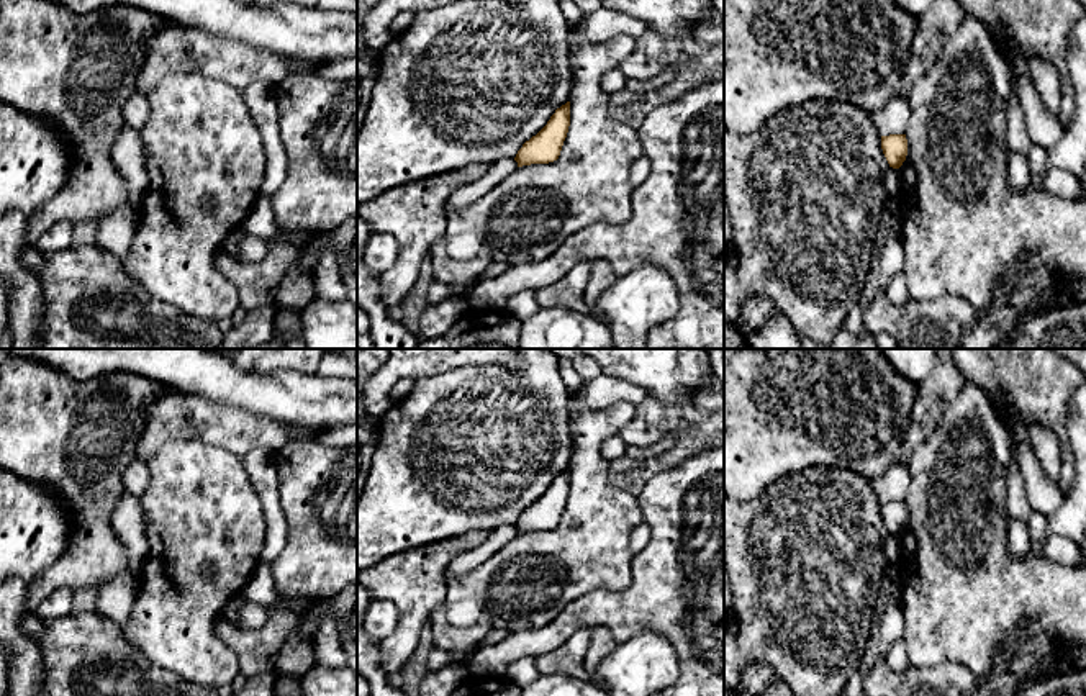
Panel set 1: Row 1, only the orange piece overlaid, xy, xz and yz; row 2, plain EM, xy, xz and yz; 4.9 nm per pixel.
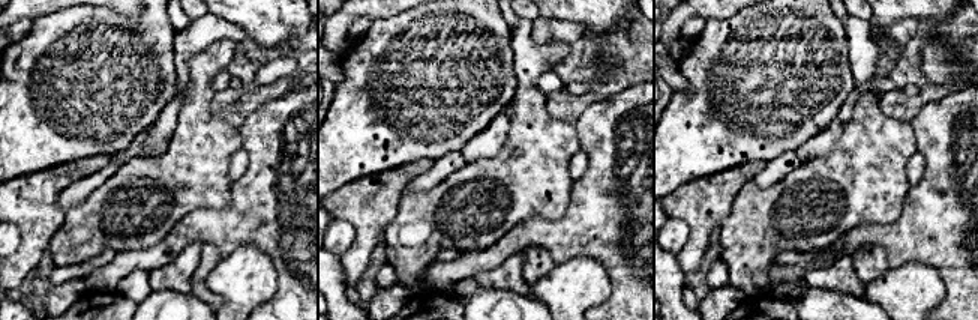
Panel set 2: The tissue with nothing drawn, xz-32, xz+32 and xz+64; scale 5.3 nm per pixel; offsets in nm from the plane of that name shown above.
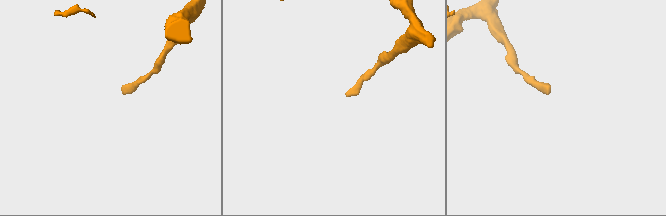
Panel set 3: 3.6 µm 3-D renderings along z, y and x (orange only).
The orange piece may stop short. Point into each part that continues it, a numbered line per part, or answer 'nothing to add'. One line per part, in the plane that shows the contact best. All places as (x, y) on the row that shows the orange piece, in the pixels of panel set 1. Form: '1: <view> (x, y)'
nothing to add

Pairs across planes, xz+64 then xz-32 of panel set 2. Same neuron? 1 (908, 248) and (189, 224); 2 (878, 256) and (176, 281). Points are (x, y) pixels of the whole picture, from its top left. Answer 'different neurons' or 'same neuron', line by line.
1: same neuron
2: different neurons

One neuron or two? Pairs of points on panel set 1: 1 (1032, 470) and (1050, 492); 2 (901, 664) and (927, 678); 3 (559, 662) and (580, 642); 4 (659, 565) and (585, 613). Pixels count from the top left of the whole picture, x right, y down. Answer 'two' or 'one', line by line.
1: one
2: two
3: one
4: one

